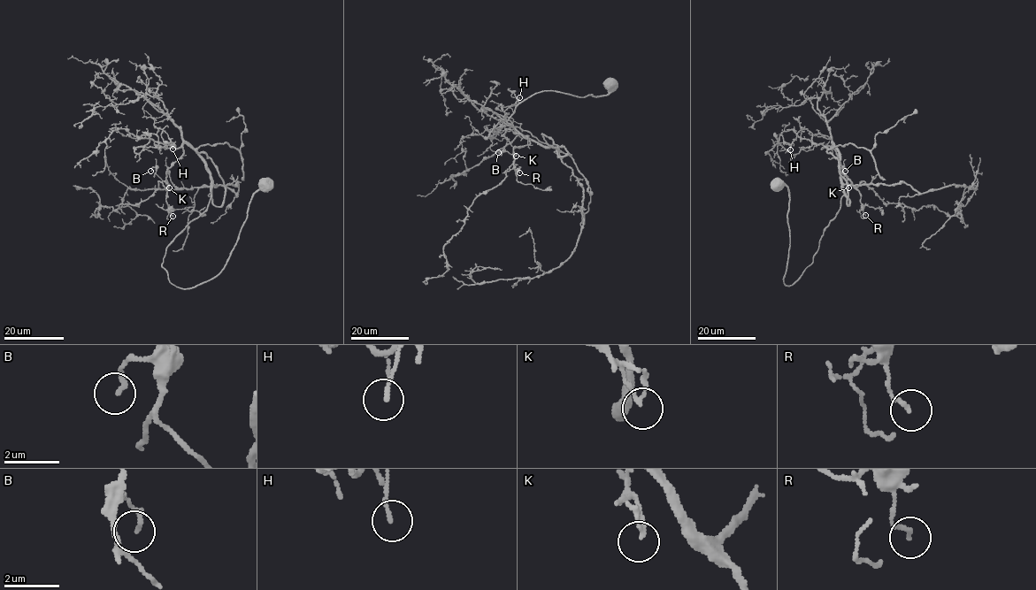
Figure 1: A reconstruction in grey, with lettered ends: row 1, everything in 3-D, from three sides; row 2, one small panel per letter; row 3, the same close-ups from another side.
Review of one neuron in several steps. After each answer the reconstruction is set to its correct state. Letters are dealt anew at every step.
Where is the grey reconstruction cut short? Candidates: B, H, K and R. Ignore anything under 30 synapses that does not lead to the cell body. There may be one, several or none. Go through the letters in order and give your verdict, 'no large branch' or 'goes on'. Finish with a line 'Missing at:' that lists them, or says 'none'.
B: no large branch
H: no large branch
K: no large branch
R: no large branch
Missing at: none

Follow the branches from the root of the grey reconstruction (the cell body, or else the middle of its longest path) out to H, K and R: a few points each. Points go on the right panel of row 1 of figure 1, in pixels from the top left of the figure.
H: (776, 185), (789, 193), (791, 285), (844, 187), (832, 143), (802, 129), (790, 149)
K: (776, 185), (785, 184), (789, 193), (786, 285), (811, 264), (840, 206), (840, 154), (832, 143), (848, 187)
R: (776, 185), (785, 184), (789, 193), (786, 285), (811, 264), (840, 206), (840, 154), (832, 143), (865, 215)

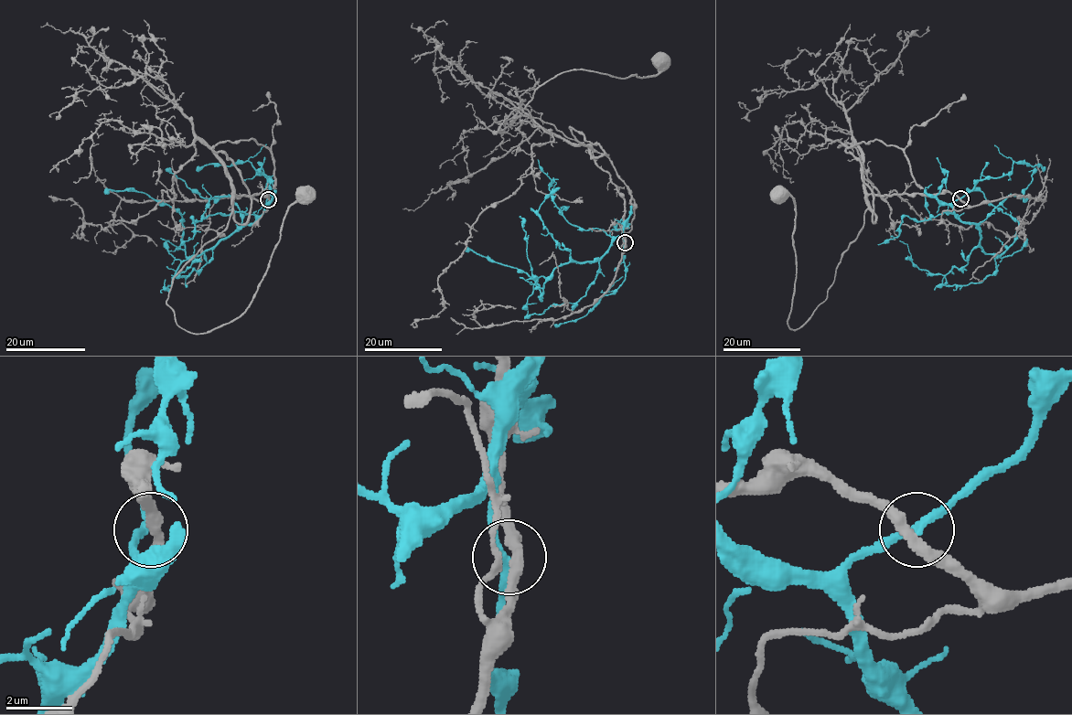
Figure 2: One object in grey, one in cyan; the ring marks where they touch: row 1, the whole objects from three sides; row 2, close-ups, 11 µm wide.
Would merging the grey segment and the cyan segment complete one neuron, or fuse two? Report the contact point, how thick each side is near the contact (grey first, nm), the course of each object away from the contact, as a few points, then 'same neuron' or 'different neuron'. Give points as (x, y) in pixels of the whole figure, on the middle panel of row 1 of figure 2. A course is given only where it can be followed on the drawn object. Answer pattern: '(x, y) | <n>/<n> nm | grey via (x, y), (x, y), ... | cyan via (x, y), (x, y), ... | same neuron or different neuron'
(625, 242) | 360/240 nm | grey via (624, 241), (624, 197), (593, 151), (531, 116), (526, 104), (562, 73), (654, 76), (659, 59) | cyan via (624, 242), (621, 234), (599, 258), (561, 264), (543, 284), (541, 300), (540, 285), (525, 272), (465, 249) | same neuron

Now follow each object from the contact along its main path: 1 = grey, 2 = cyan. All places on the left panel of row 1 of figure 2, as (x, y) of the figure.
1: (268, 199), (236, 195), (228, 225), (173, 279), (179, 325), (204, 333), (247, 308), (304, 195)
2: (268, 199), (252, 223), (187, 257), (182, 242), (181, 214), (144, 193), (107, 190), (104, 193)

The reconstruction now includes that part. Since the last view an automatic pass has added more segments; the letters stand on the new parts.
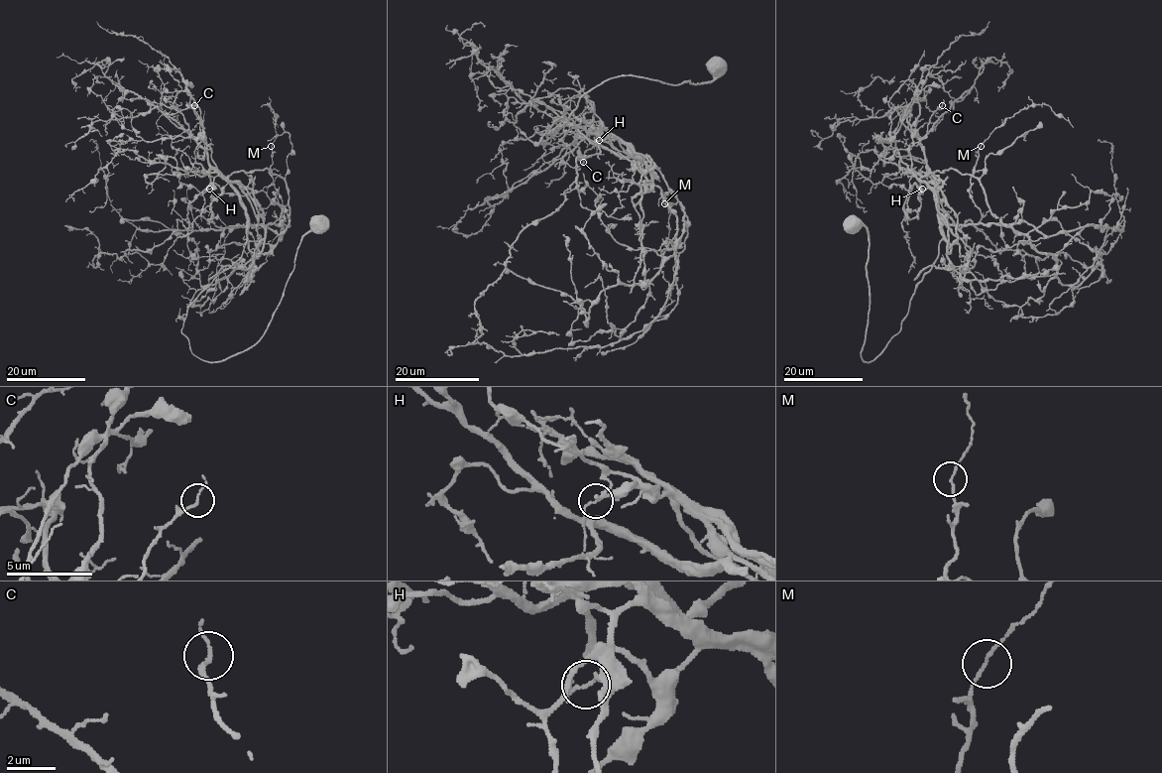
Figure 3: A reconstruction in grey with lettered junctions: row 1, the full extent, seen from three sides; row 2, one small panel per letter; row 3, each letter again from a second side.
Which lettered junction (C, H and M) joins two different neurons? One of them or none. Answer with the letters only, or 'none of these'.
H

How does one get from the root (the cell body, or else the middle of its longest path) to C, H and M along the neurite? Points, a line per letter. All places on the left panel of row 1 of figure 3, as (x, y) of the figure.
C: (318, 224), (266, 332), (196, 356), (189, 305), (252, 265), (266, 225), (218, 171), (195, 105)
H: (318, 224), (301, 241), (266, 332), (205, 361), (183, 322), (248, 239), (240, 193), (213, 169), (210, 189)
M: (318, 224), (266, 332), (196, 356), (189, 305), (251, 224), (282, 215), (272, 146)

